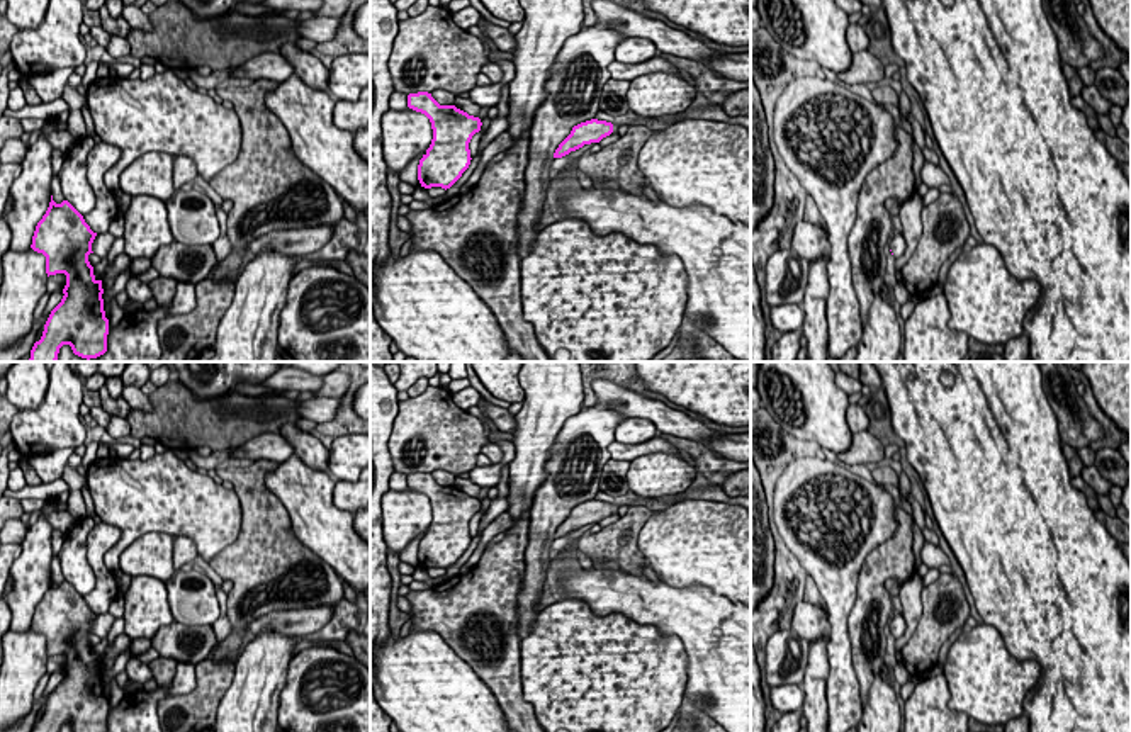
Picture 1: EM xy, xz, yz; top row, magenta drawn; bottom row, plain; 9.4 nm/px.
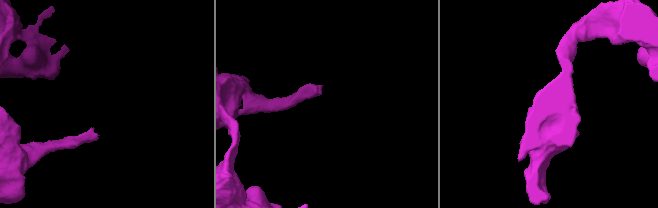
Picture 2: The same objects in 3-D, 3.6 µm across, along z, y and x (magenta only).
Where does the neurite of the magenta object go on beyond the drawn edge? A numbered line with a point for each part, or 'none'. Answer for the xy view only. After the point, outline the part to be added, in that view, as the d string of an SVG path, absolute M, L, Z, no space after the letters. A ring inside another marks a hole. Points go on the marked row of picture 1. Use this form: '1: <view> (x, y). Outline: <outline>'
none

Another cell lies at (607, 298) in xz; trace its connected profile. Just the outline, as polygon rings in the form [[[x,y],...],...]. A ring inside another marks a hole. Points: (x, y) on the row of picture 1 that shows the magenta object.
[[[574,217],[557,221],[538,231],[530,253],[520,262],[520,279],[523,319],[533,324],[537,340],[550,360],[559,348],[566,348],[571,353],[569,362],[650,362],[678,335],[688,302],[688,273],[678,255],[662,255],[656,246],[639,245],[622,233],[594,234],[586,221]]]

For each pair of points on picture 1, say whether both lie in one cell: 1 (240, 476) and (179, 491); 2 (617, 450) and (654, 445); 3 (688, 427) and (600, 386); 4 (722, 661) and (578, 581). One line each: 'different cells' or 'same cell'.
1: different cells
2: same cell
3: same cell
4: same cell

